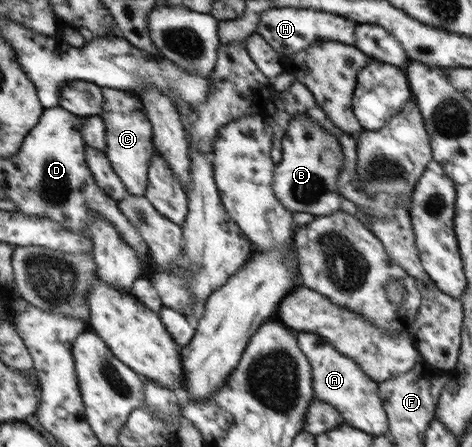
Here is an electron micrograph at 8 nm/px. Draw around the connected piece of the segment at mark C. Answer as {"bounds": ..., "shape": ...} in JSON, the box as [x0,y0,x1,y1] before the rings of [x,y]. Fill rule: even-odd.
{"bounds":[103,87,156,196],"shape":[[[103,87],[103,119],[106,129],[106,155],[111,161],[115,173],[127,185],[132,195],[142,196],[147,192],[147,174],[151,166],[151,158],[156,152],[154,148],[154,127],[147,117],[143,102],[138,94],[130,91]]]}

